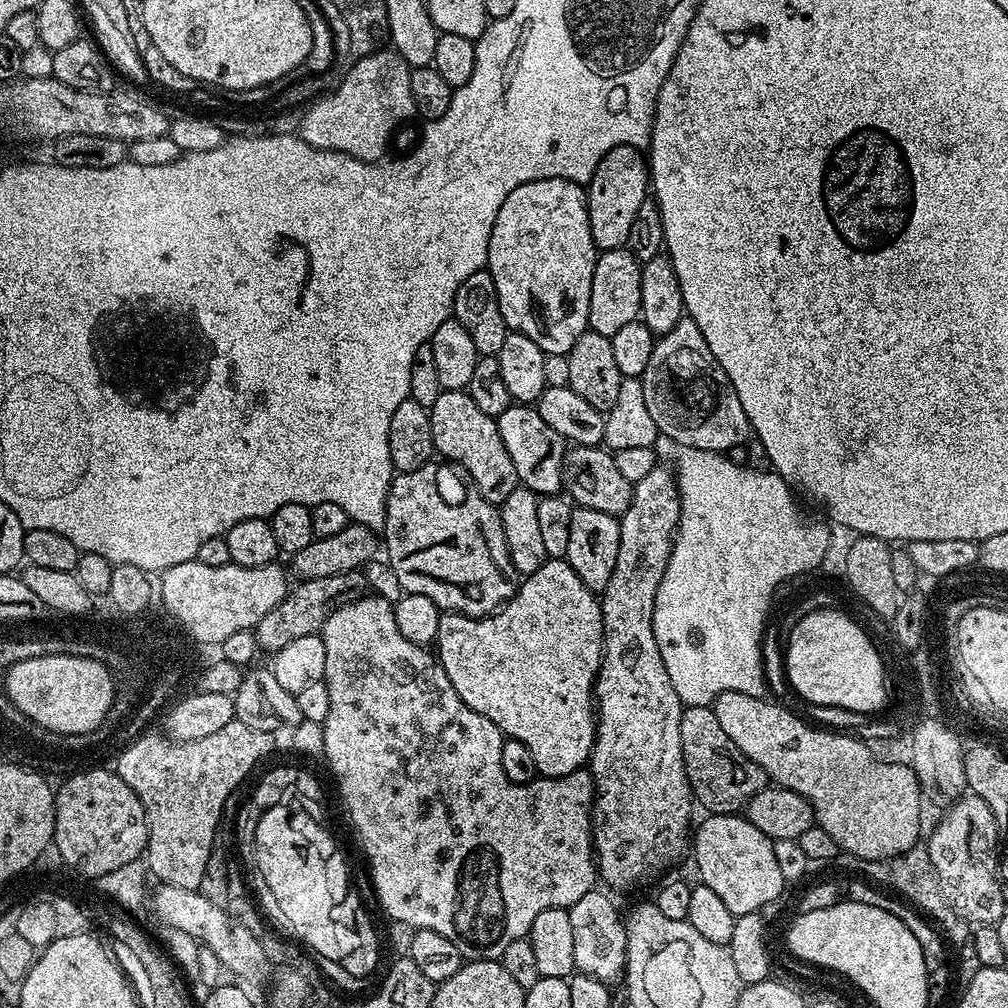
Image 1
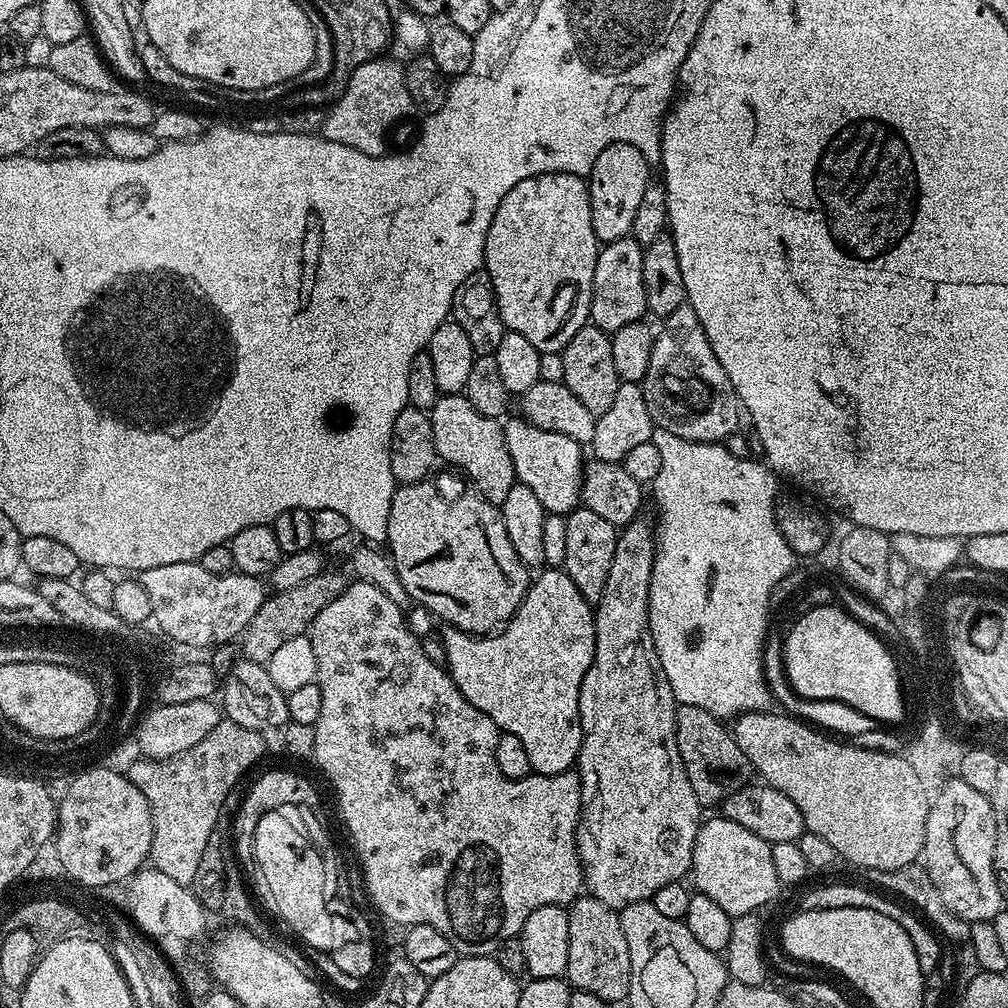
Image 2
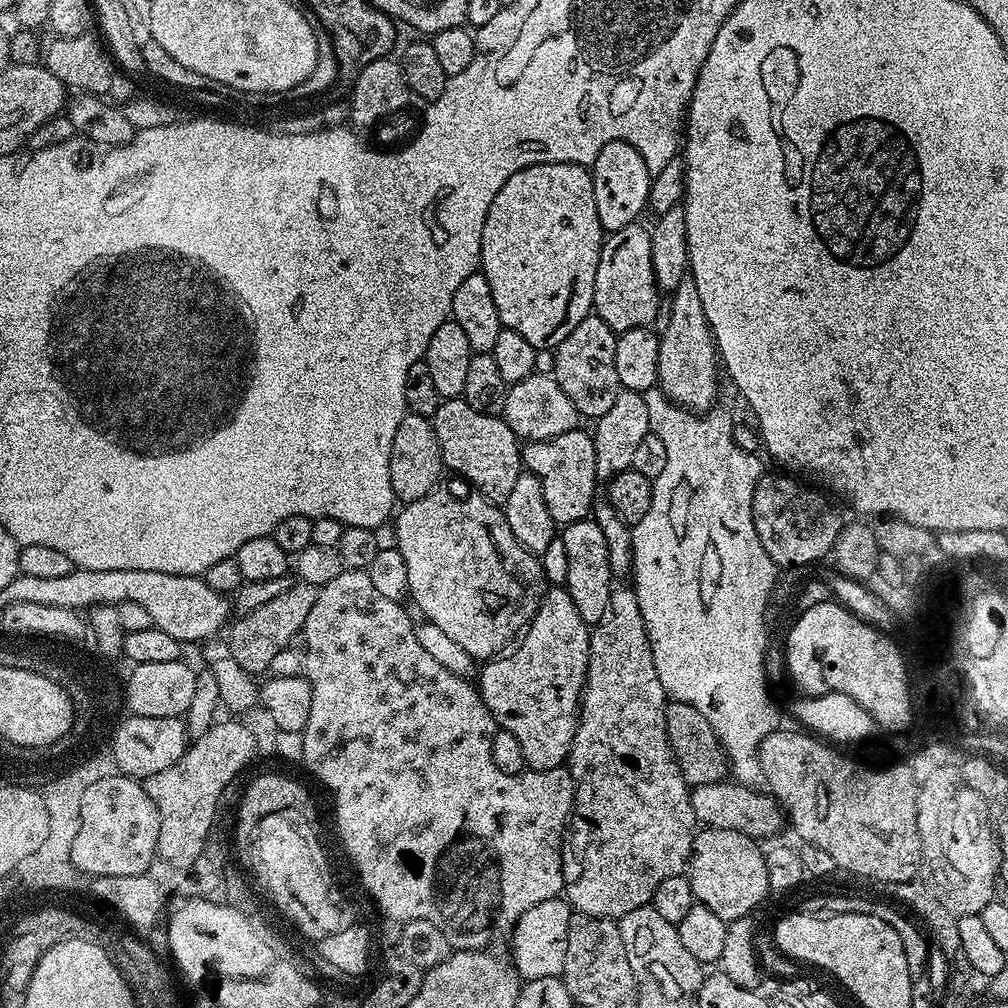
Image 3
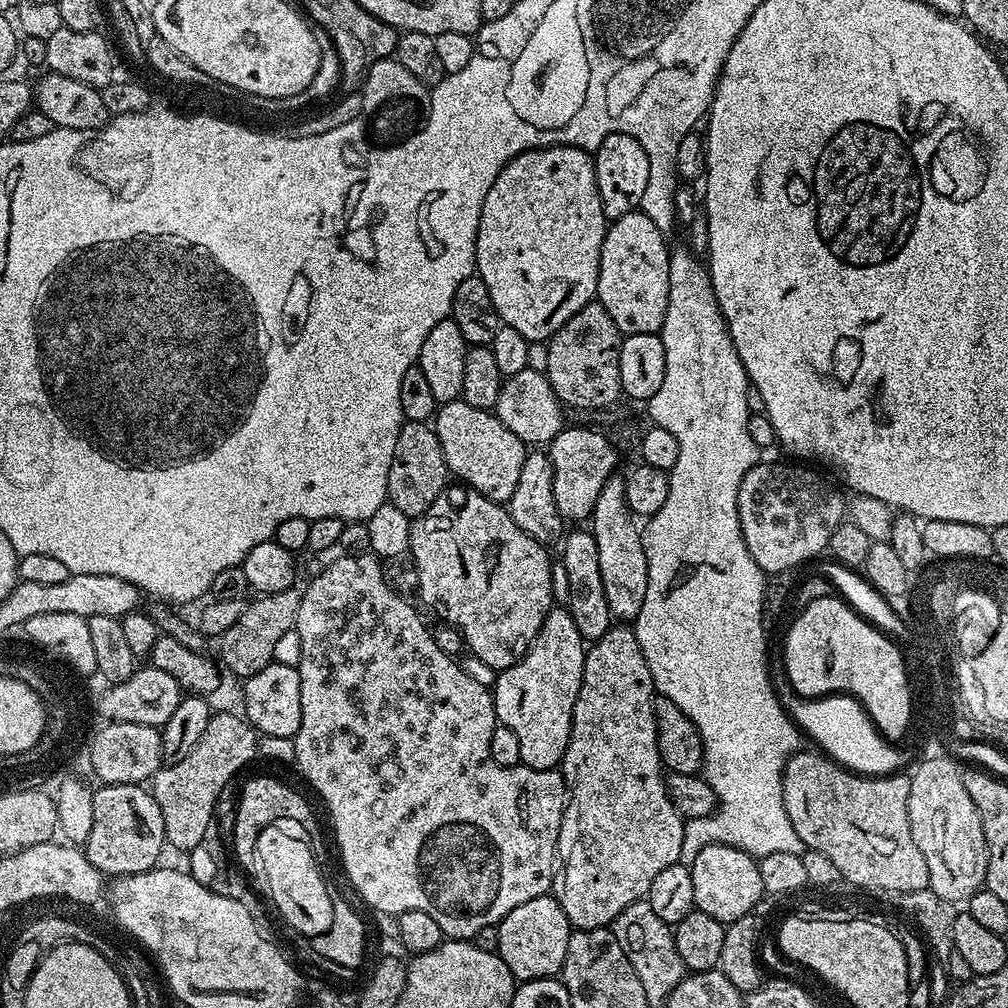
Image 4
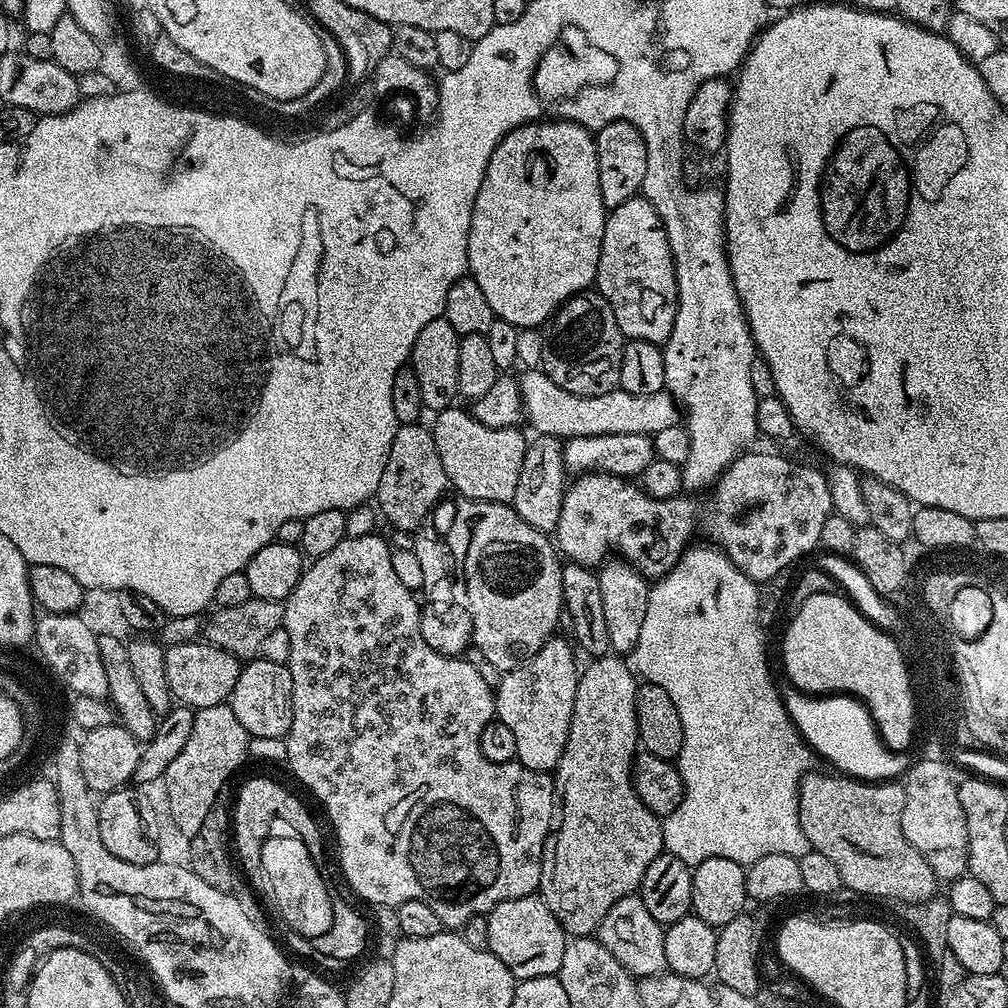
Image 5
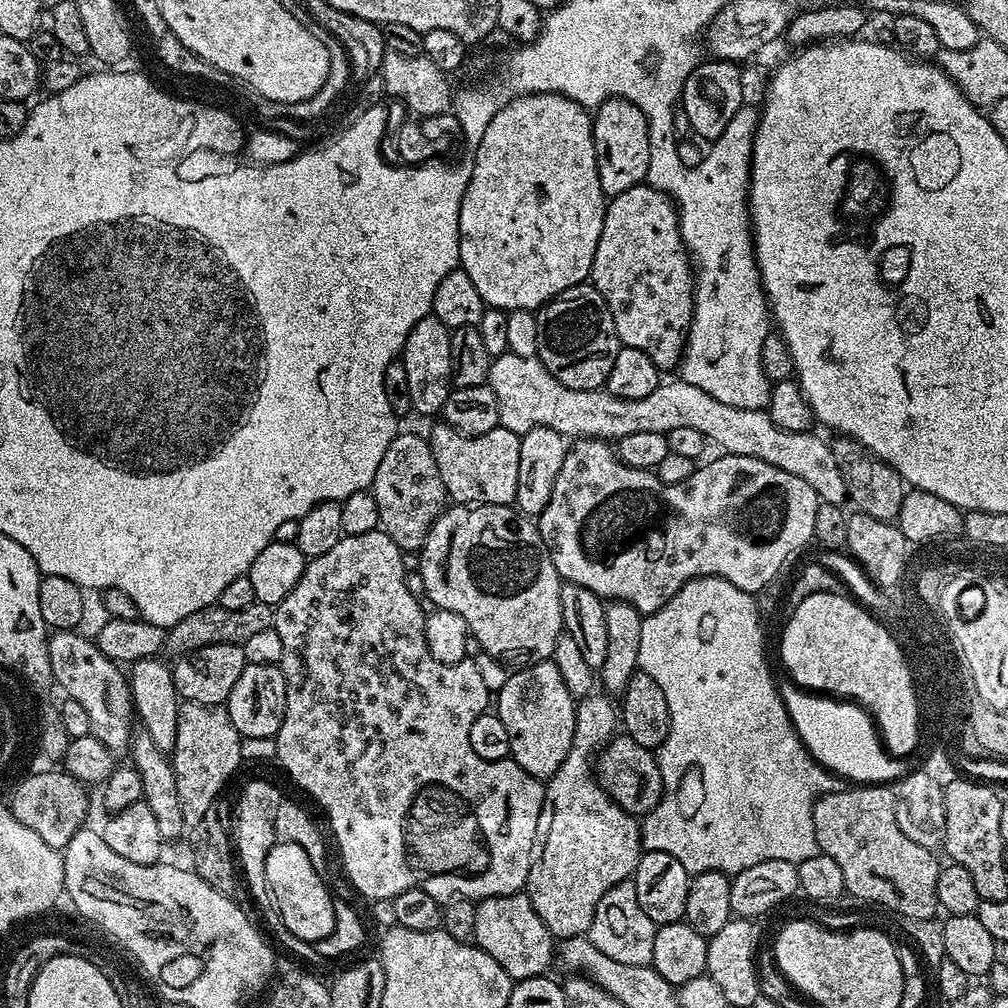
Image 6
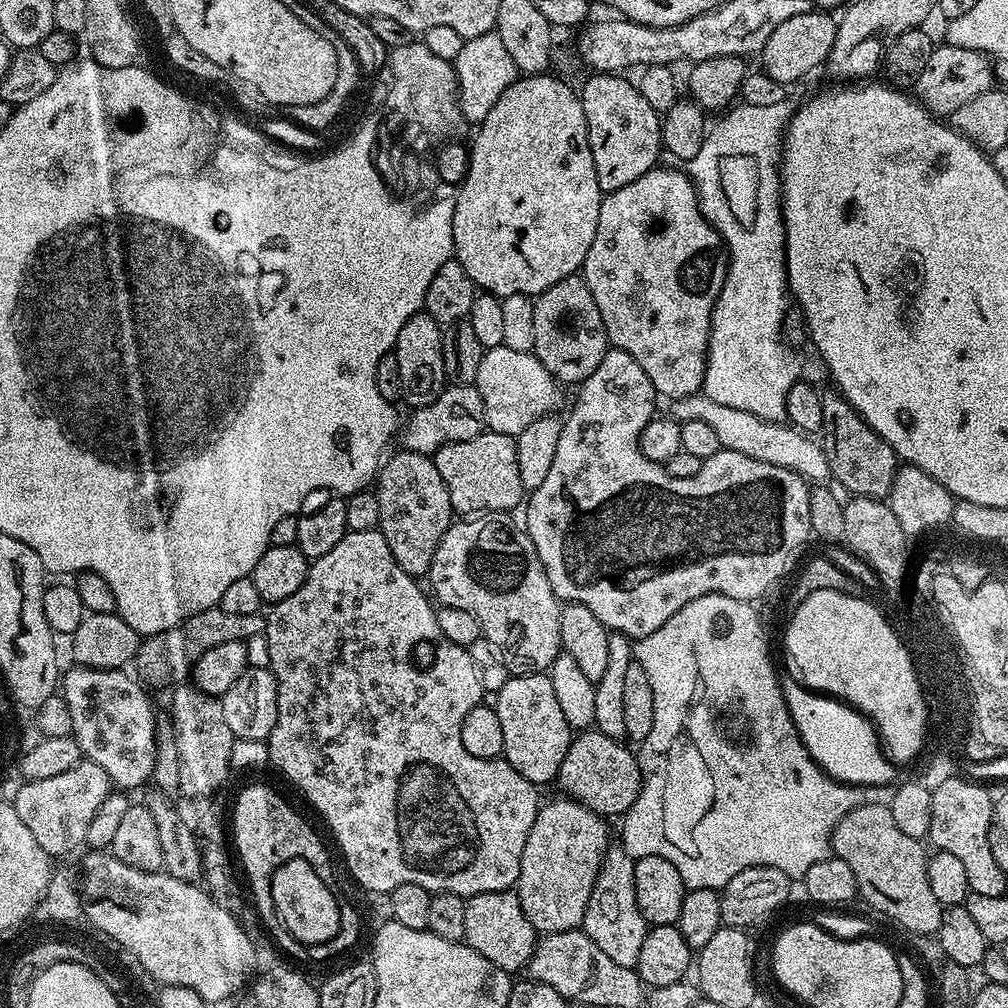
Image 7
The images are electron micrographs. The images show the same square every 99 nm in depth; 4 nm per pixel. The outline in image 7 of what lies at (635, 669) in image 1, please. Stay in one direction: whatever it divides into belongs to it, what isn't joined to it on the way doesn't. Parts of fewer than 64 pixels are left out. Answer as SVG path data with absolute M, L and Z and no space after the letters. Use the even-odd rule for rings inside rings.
M559 799L549 804L547 801L537 812L534 826L530 826L530 838L526 838L526 846L522 849L522 866L514 885L518 902L522 902L522 914L530 918L530 926L534 926L540 934L577 930L583 925L586 906L606 851L604 839L608 836L608 828L604 825L607 824L605 817L591 812L577 800Z

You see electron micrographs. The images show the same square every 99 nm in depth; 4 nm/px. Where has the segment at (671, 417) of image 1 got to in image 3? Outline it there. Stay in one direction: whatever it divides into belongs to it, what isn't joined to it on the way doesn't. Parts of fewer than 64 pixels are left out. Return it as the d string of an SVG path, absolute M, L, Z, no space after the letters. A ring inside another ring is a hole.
M689 270L685 277L678 282L678 286L671 293L670 312L664 330L660 332L659 344L659 378L657 380L661 392L674 404L695 412L709 411L718 394L718 349L712 337L712 330L706 322L705 310L702 308L702 298L698 293L698 286Z

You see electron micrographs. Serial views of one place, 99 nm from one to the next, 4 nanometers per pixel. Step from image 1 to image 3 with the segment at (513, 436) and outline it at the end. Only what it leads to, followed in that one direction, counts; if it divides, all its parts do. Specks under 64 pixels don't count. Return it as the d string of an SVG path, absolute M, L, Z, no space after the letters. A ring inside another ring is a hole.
M577 430L558 434L549 440L528 442L522 448L522 464L542 482L542 498L546 498L546 510L557 526L573 524L589 519L592 505L597 499L596 467L594 466L594 442L587 431Z

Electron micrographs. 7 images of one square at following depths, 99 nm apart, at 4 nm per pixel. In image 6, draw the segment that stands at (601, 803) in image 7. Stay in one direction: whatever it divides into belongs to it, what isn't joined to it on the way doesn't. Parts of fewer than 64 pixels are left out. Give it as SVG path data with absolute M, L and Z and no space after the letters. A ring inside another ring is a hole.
M626 734L613 735L600 749L594 761L594 775L598 783L604 787L604 793L618 806L622 806L622 810L637 818L647 816L664 797L662 770L658 770L656 752L638 746L638 742L634 742L634 738Z

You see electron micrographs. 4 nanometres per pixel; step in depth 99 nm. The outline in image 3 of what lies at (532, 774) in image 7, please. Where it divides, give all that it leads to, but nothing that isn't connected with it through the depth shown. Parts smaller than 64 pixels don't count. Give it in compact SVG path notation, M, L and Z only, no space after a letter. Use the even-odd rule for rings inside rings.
M552 586L545 591L538 610L532 615L532 621L524 629L515 647L507 654L487 661L479 669L478 687L484 705L492 711L493 718L503 731L518 738L522 754L526 754L528 768L533 772L548 772L552 768L561 767L571 757L580 711L580 693L584 690L584 675L588 669L589 635L590 626L582 622L582 614L578 614L567 588Z

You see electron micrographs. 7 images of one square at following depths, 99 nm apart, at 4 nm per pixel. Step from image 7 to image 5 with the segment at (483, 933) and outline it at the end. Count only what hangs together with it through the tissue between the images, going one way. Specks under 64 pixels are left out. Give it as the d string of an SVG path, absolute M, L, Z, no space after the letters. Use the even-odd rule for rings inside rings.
M539 894L510 898L506 902L498 902L486 913L488 918L488 947L510 970L510 974L517 982L530 978L554 976L562 966L562 954L566 954L569 937L564 927L554 918L550 906Z

